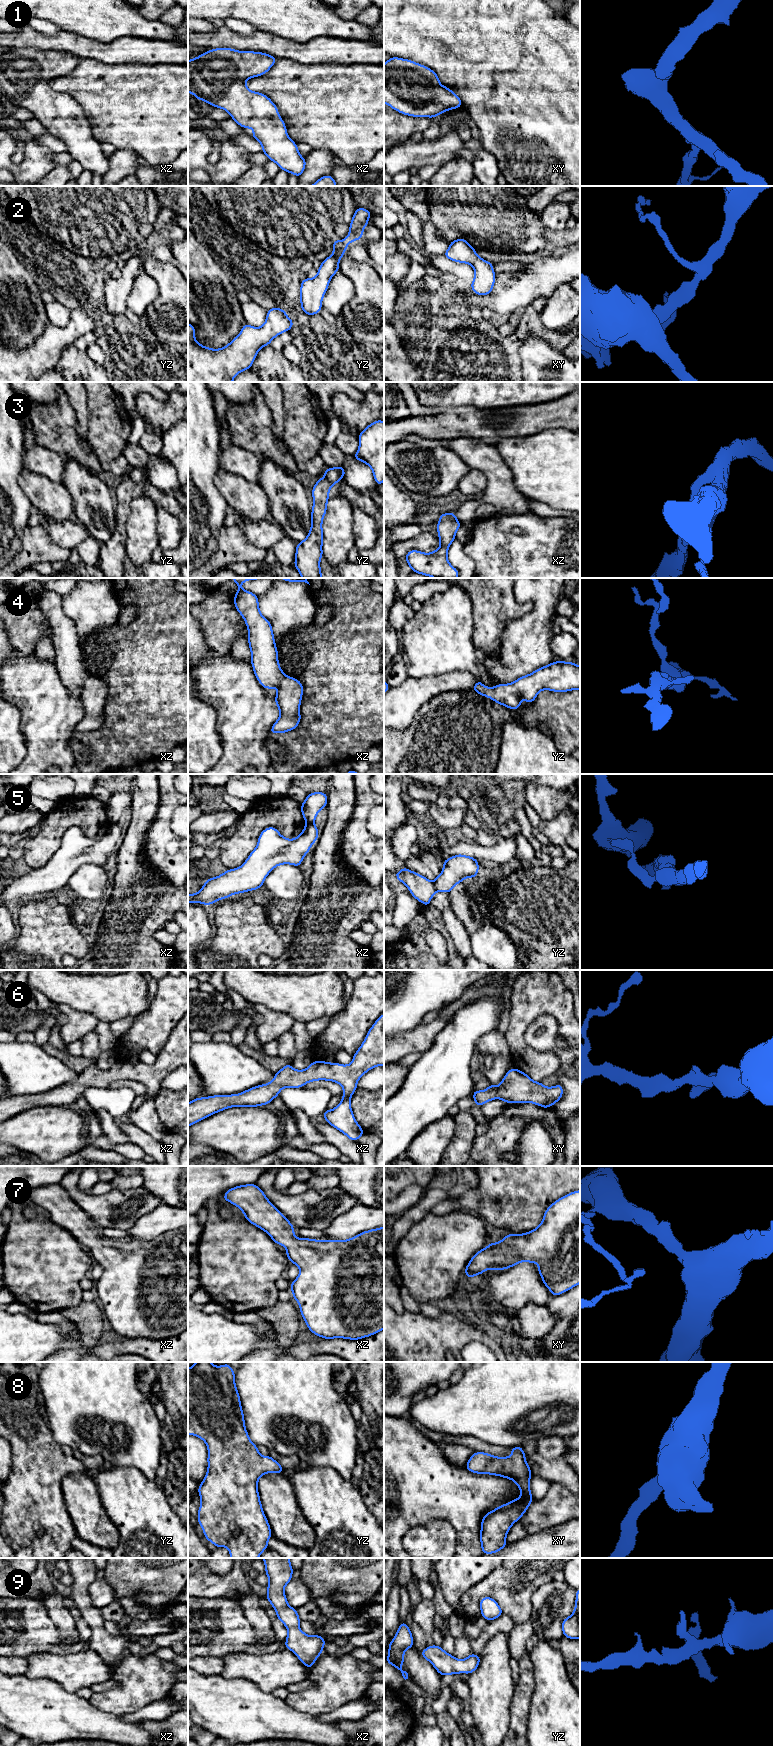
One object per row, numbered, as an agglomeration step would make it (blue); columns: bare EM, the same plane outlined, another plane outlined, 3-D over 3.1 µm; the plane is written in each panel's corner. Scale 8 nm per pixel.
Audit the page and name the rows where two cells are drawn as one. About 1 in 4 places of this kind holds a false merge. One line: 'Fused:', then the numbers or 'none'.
Fused: 5

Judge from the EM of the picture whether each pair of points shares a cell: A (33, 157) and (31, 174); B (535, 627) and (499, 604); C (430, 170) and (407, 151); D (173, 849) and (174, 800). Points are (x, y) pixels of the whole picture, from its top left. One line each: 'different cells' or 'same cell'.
A: same cell
B: different cells
C: different cells
D: same cell

